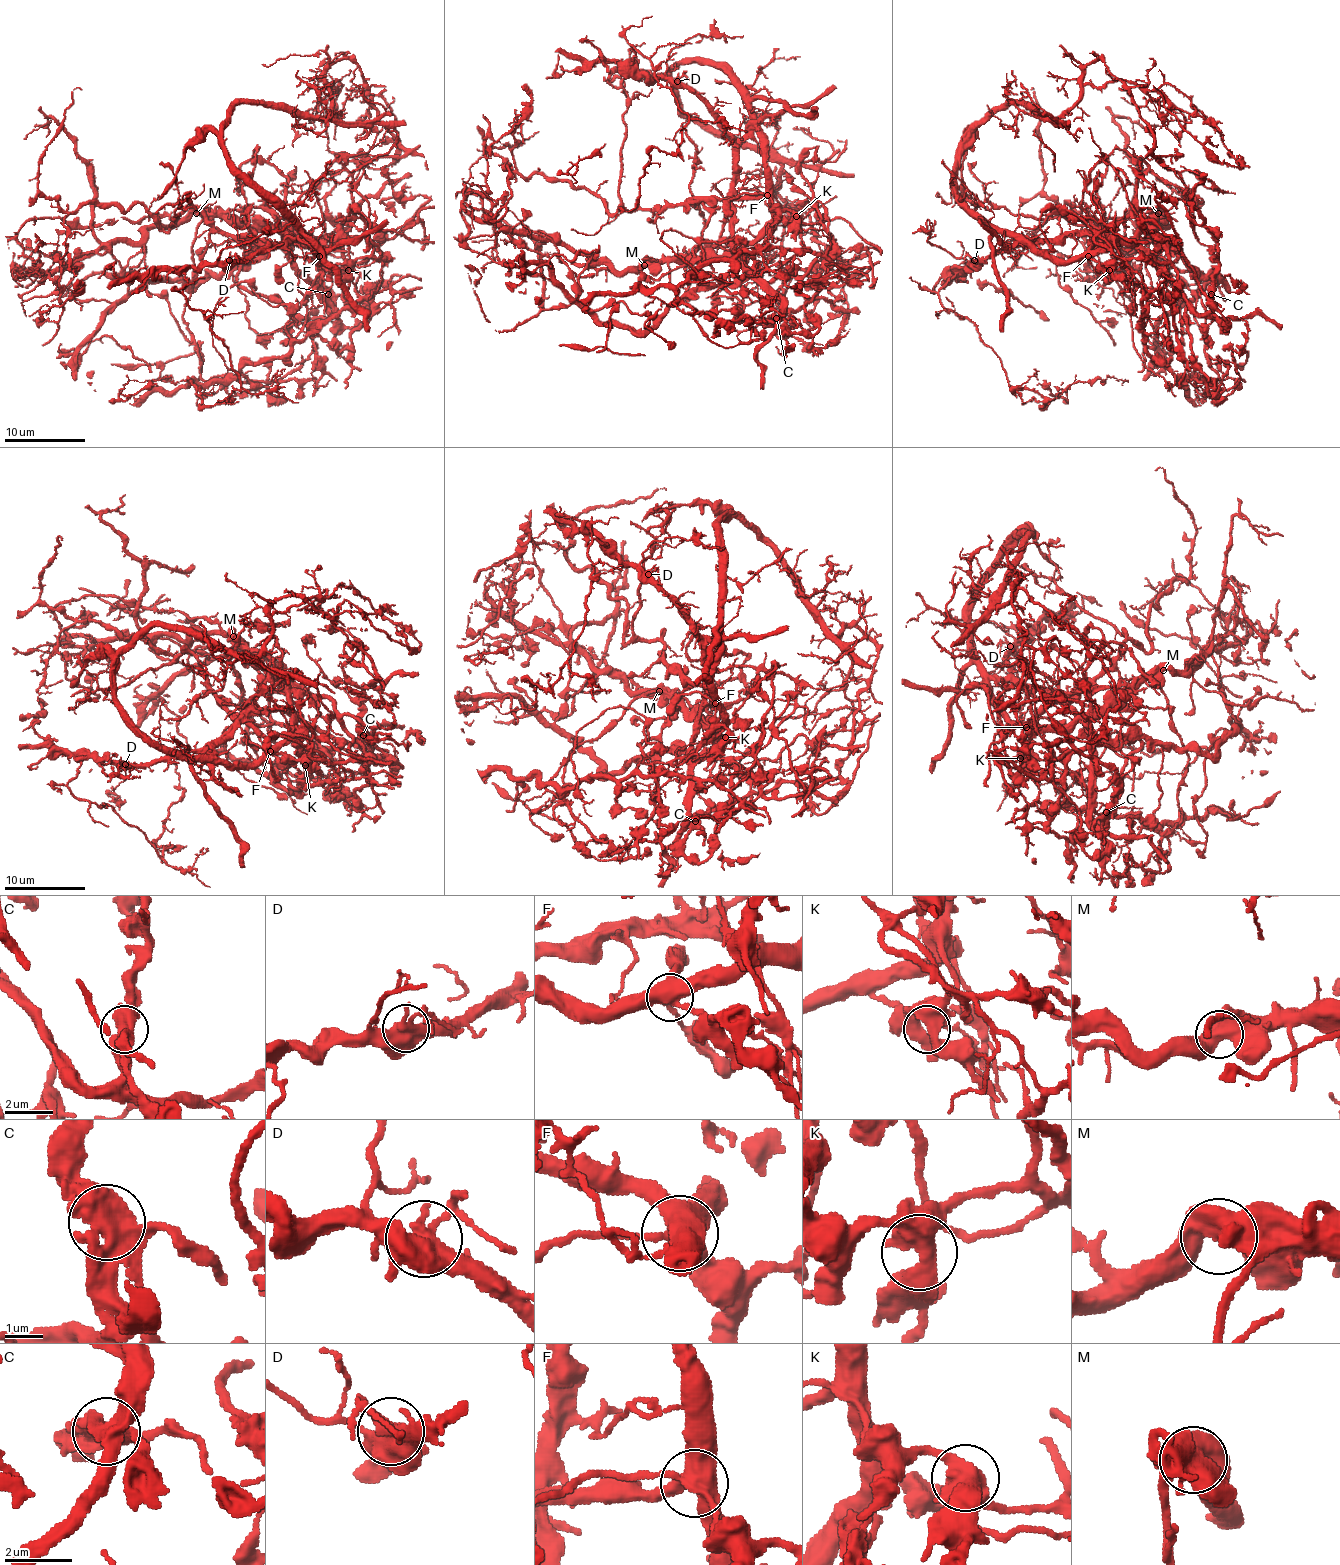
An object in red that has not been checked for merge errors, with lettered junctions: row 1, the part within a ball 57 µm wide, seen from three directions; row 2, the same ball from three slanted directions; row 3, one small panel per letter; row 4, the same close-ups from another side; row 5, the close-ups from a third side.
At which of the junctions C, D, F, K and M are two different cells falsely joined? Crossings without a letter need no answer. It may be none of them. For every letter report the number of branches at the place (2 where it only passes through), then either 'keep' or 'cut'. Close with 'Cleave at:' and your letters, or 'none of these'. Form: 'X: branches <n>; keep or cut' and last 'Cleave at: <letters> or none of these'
C: branches 3; cut
D: branches 4; keep
F: branches 5; cut
K: branches 3; keep
M: branches 3; cut
Cleave at: C, F, M

